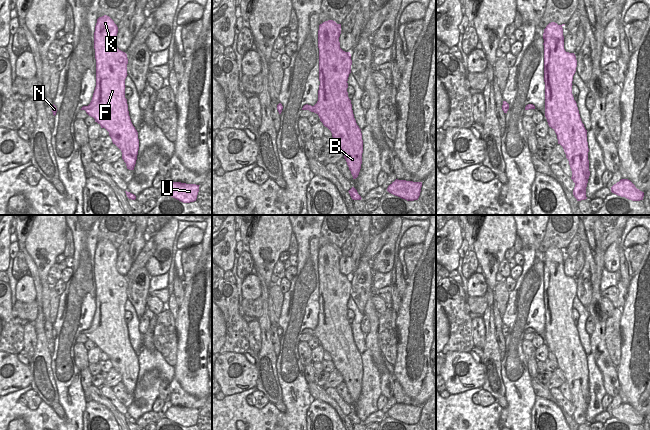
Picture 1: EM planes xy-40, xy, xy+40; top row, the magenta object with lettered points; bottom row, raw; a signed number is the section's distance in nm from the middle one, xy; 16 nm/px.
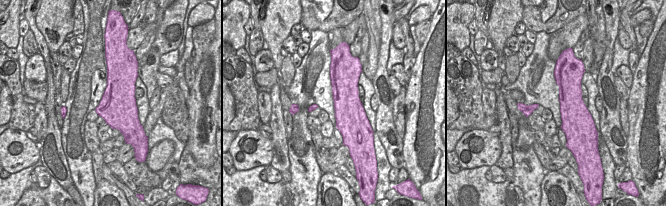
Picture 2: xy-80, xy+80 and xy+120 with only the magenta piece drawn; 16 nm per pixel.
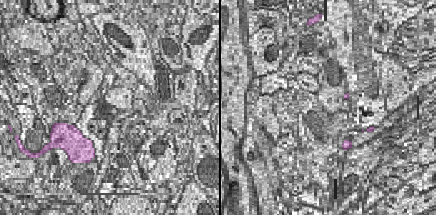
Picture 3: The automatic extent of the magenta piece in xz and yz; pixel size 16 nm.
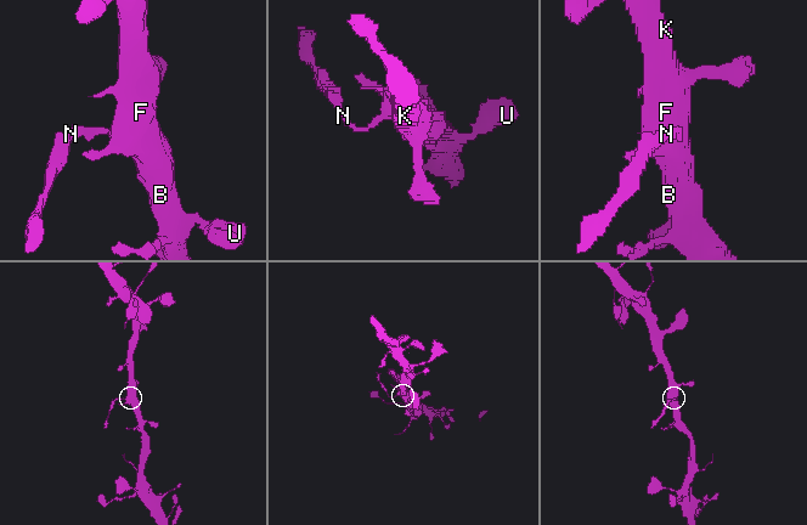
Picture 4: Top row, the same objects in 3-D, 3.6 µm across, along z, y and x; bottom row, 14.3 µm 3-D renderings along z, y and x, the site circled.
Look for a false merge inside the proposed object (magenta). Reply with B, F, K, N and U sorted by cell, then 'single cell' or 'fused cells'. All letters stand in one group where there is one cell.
B F K N U | single cell

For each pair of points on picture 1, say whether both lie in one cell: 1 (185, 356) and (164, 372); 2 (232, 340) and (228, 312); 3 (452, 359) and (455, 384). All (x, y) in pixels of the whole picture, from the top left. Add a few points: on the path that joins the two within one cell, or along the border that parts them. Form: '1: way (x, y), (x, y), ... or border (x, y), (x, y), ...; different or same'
1: border (173, 367), (174, 376); different
2: way (232, 333), (232, 319); same
3: way (451, 365), (449, 379); same

